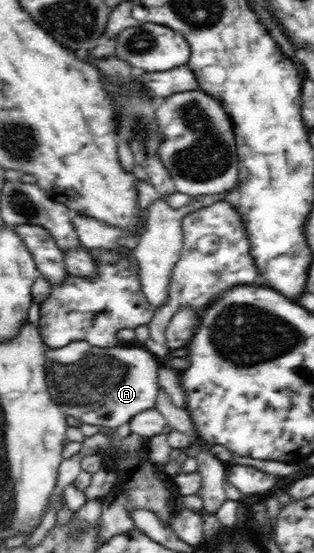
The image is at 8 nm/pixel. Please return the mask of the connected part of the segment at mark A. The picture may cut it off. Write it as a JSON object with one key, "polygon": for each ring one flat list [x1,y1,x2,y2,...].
{"polygon":[[76,341,59,349,47,347,45,352,50,398,65,417,72,416,85,424,117,429,119,426,127,425,137,414,155,407,161,388,157,382,161,361,142,345,98,348,86,341]]}

